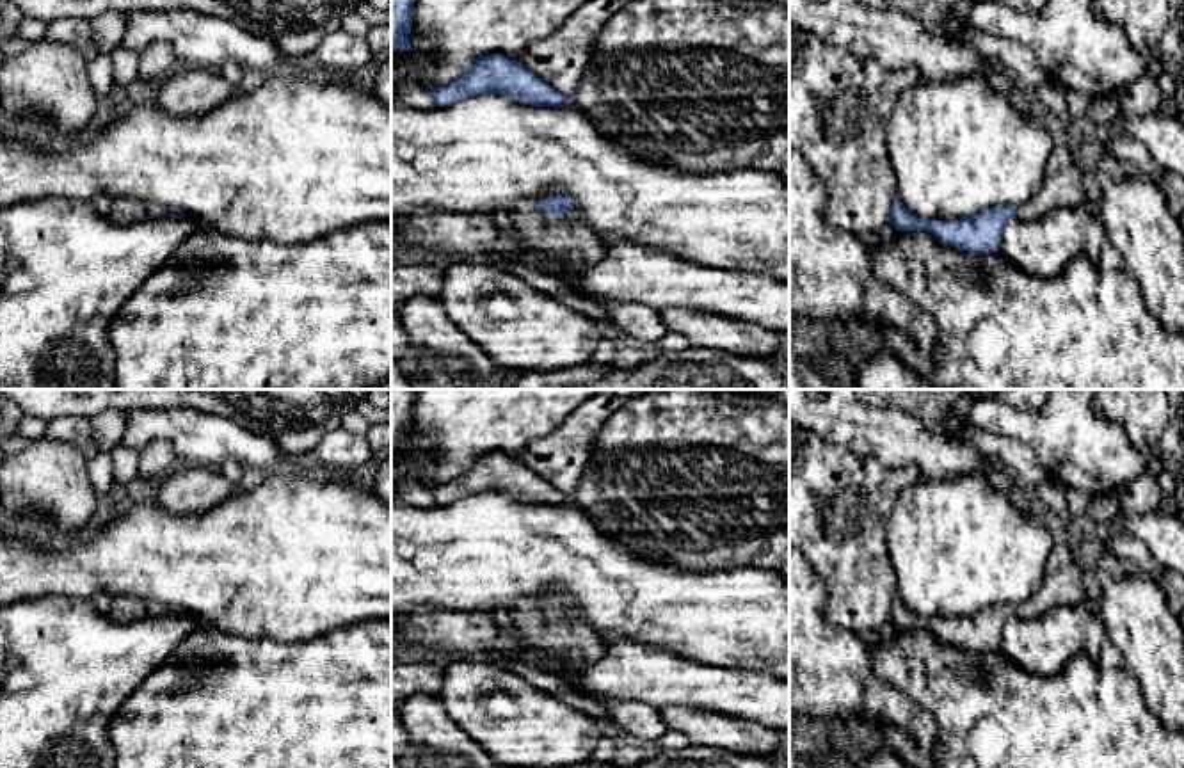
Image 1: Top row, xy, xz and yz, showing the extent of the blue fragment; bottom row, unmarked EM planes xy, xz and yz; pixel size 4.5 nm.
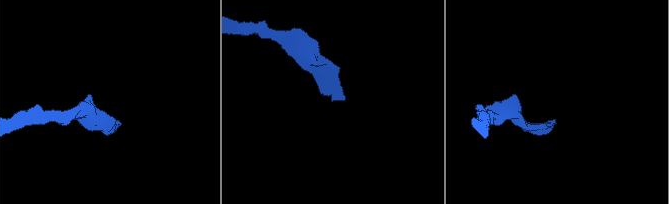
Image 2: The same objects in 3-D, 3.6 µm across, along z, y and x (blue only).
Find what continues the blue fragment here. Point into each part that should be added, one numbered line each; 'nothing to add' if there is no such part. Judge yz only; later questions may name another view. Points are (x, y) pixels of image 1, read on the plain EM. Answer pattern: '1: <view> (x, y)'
1: yz (1062, 585)

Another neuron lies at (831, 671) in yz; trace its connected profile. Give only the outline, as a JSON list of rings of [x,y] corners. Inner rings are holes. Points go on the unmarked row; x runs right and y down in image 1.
[[[789,544],[789,713],[900,727],[933,754],[935,718],[875,674],[868,638],[830,624],[827,601],[818,572]]]

